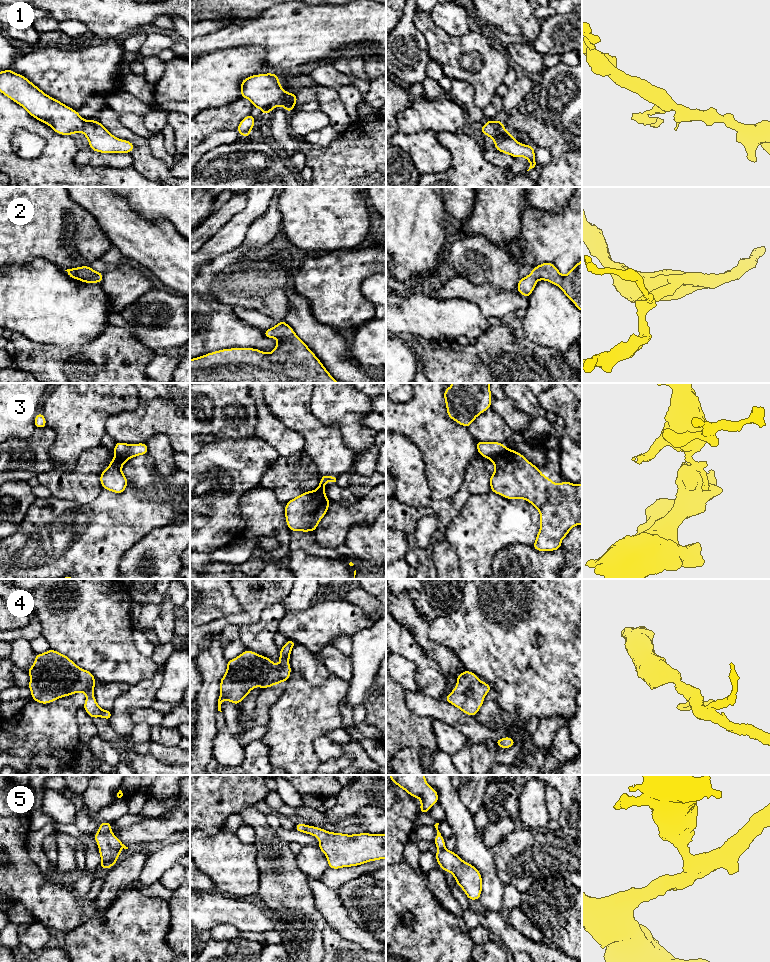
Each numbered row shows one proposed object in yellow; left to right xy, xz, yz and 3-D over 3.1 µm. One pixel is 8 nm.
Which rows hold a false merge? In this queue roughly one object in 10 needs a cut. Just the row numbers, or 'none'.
3

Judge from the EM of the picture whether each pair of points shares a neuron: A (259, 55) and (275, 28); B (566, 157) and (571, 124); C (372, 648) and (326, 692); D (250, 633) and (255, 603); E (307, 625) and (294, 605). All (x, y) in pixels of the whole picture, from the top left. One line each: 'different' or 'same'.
A: different
B: different
C: different
D: different
E: different

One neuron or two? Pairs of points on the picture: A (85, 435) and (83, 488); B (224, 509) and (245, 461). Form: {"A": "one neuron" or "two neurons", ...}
{"A": "two neurons", "B": "one neuron"}

